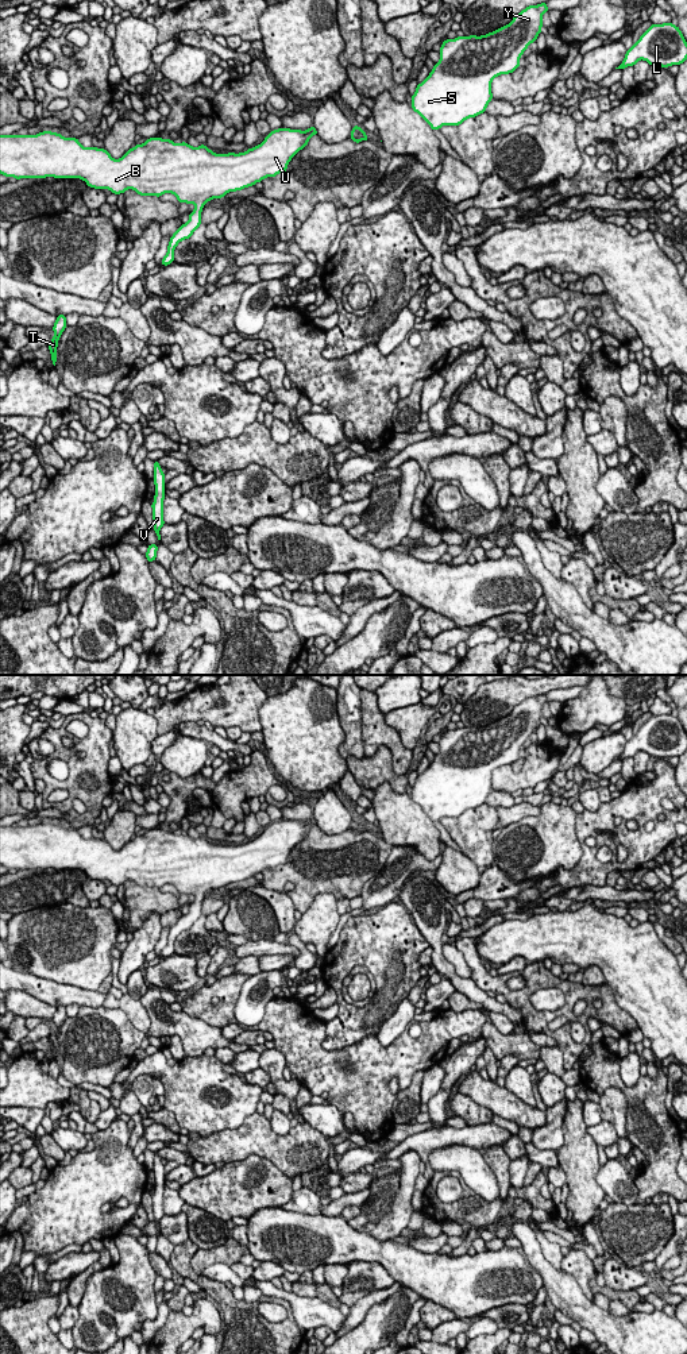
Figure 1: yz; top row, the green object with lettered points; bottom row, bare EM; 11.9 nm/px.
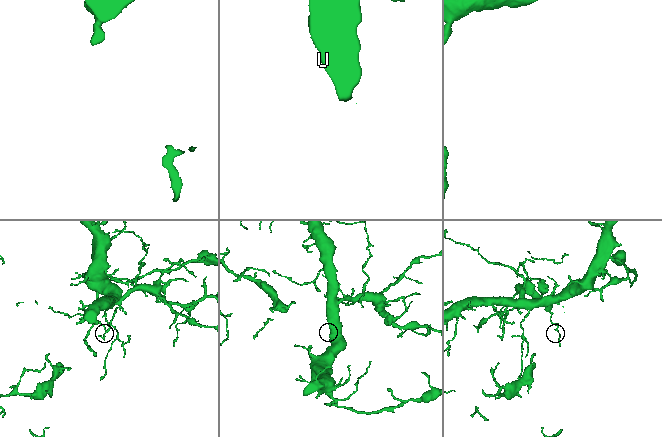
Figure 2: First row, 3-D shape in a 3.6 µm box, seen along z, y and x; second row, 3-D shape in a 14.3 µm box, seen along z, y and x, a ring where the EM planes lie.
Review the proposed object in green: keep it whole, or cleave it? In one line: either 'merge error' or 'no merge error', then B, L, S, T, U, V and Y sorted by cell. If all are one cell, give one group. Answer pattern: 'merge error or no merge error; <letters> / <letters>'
no merge error; B L S T U V Y

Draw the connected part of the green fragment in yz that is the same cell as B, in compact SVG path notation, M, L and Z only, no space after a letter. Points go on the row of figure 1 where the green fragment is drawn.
M278 128L271 131L256 147L244 153L216 154L205 144L192 147L186 142L174 143L171 139L150 138L143 144L130 148L120 159L113 159L105 148L82 147L77 138L63 138L59 132L43 131L36 135L0 135L0 174L20 178L81 178L89 188L109 189L115 194L127 189L139 196L157 196L173 193L178 202L194 204L186 224L170 238L167 254L161 263L169 266L174 262L174 250L180 242L189 239L201 225L204 204L213 198L223 198L229 192L242 190L262 182L263 178L275 177L287 170L292 158L302 150L317 130Z

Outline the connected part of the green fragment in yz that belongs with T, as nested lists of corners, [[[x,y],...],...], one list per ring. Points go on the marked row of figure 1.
[[[58,315],[57,320],[54,323],[53,331],[54,331],[54,337],[51,339],[51,343],[49,346],[50,354],[51,354],[51,360],[53,364],[55,366],[55,362],[58,359],[57,356],[57,347],[58,347],[58,340],[65,328],[67,327],[66,324],[66,316],[65,315]]]

